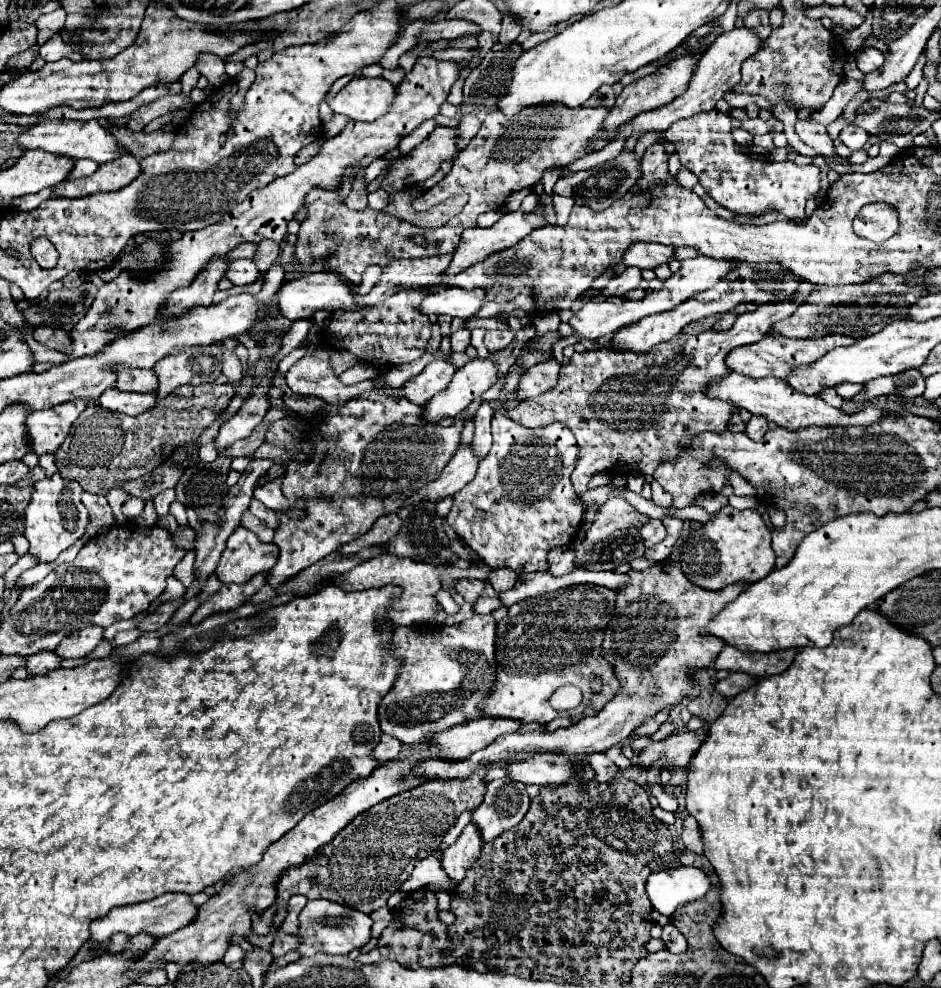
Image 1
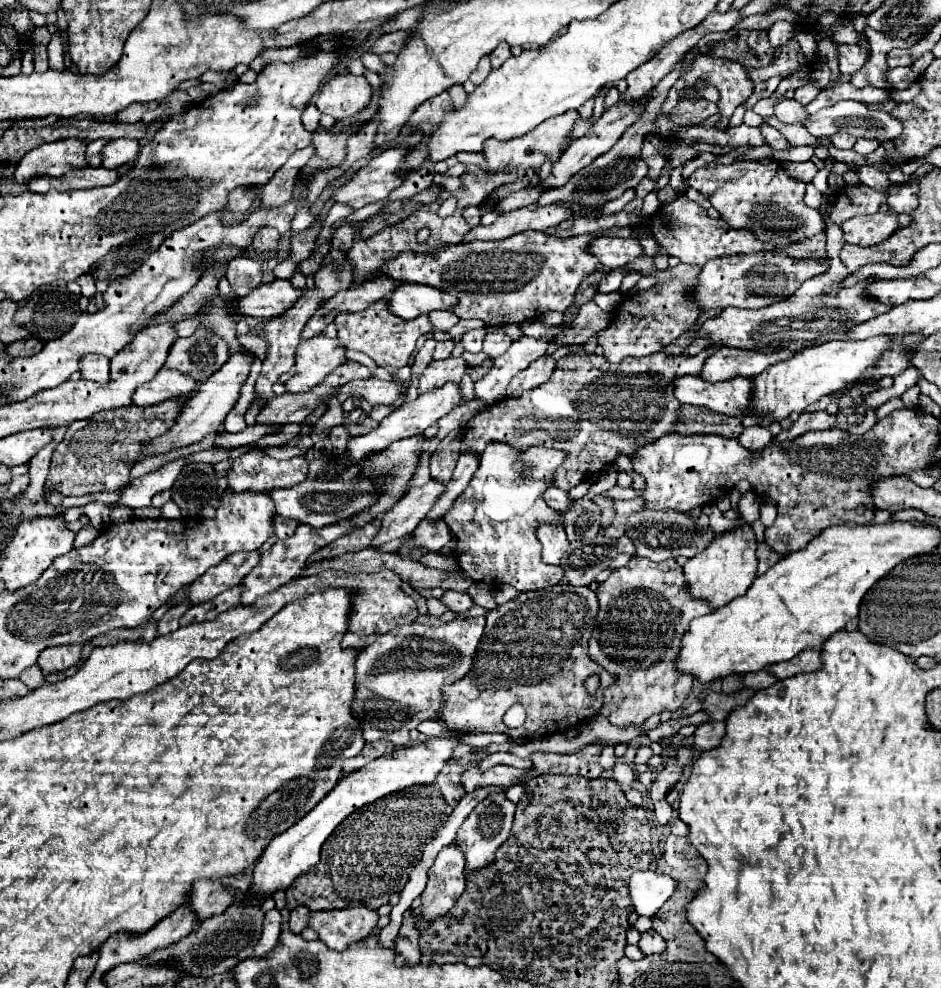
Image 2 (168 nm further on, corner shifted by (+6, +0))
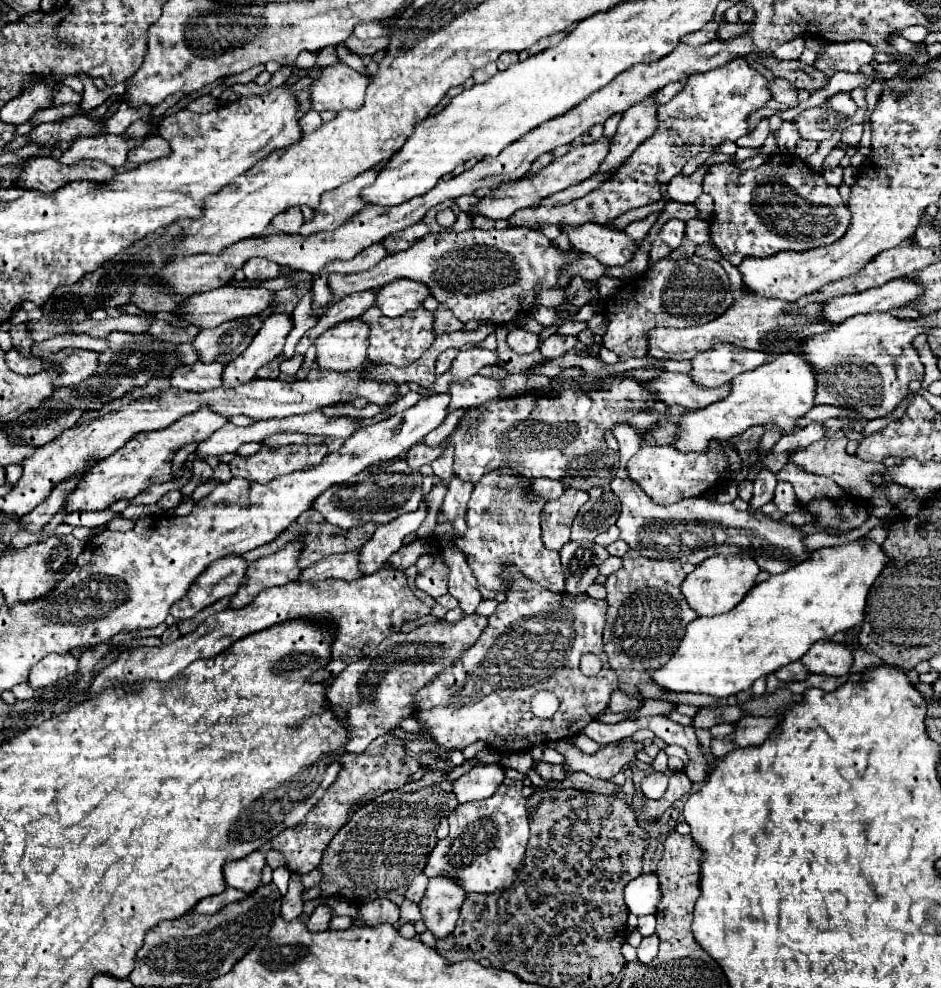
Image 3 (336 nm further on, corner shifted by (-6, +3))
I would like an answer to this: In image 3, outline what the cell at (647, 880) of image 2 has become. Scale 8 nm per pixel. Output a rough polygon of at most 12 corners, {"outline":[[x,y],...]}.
{"outline":[[653,872],[637,876],[625,888],[635,916],[655,914],[661,886]]}

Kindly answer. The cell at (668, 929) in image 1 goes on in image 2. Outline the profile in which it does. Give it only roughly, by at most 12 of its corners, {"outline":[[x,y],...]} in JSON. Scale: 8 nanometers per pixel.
{"outline":[[653,929],[641,933],[643,955],[661,953],[665,941]]}

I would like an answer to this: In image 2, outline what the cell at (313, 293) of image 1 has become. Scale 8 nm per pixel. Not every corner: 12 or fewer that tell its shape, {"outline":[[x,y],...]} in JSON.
{"outline":[[275,279],[237,297],[239,315],[281,317],[303,291]]}

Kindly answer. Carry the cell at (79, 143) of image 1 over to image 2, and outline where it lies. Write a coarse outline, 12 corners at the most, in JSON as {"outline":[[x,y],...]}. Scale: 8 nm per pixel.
{"outline":[[115,139],[103,149],[105,169],[139,157],[137,139]]}

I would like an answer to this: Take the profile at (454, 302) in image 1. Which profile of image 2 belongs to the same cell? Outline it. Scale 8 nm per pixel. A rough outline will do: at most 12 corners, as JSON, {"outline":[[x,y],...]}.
{"outline":[[397,285],[389,311],[415,319],[457,299],[429,285]]}

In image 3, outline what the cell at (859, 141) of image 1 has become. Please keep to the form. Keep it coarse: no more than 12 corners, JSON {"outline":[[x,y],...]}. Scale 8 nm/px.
{"outline":[[853,124],[841,134],[841,142],[857,146],[863,126]]}

